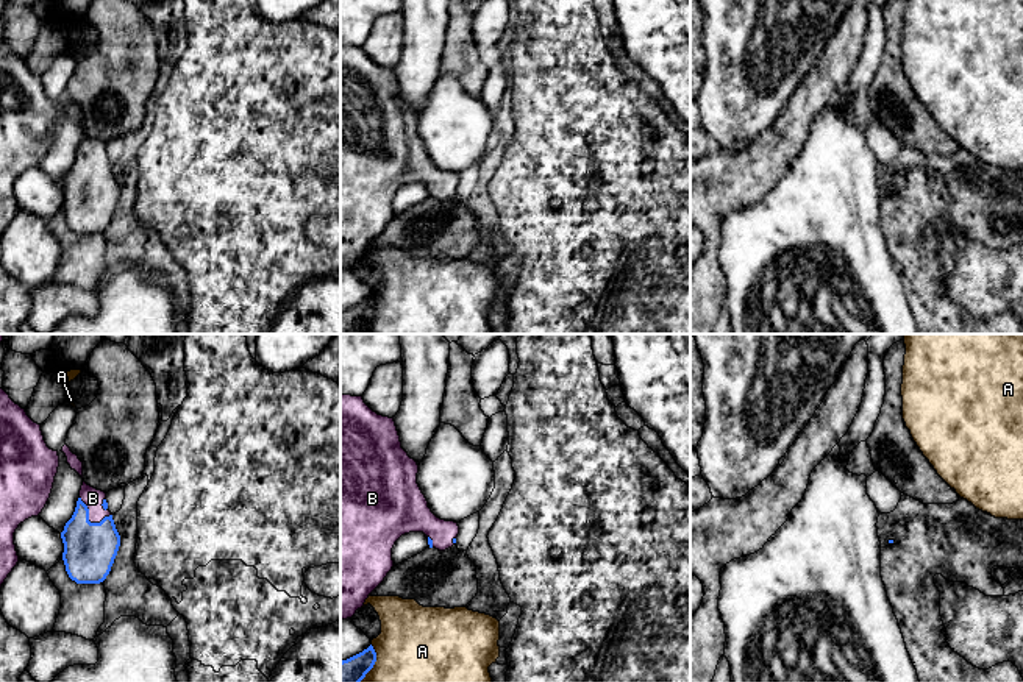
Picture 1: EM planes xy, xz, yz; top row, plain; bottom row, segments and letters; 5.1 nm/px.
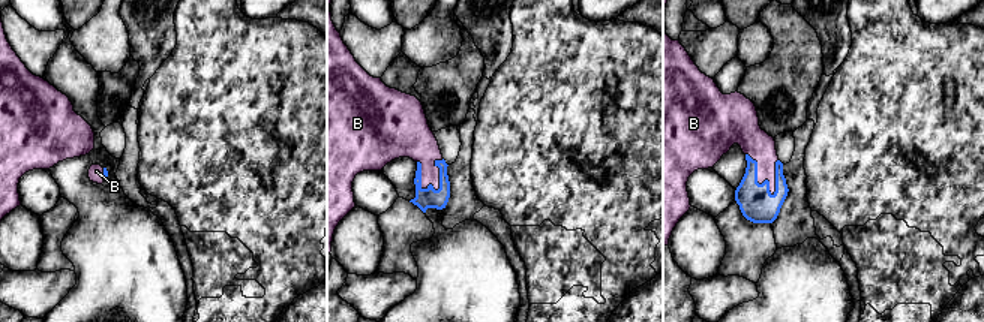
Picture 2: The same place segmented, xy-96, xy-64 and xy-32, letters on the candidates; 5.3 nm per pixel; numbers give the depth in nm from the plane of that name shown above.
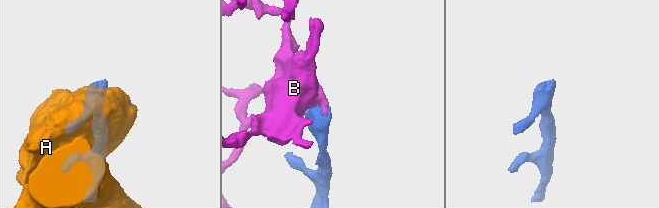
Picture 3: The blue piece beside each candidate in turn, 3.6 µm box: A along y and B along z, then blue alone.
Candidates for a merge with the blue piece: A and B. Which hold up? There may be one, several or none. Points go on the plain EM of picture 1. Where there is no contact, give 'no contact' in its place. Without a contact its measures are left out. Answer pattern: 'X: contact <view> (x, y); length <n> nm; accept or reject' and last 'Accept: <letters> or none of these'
A: contact xz (374, 314); length 220 nm; reject
B: contact xy (88, 170); length 190 nm; accept
Accept: B

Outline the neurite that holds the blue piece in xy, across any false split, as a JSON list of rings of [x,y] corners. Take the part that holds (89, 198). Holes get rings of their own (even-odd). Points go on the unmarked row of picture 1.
[[[83,131],[72,169],[61,183],[66,222],[77,234],[106,229],[120,197],[106,144]]]

